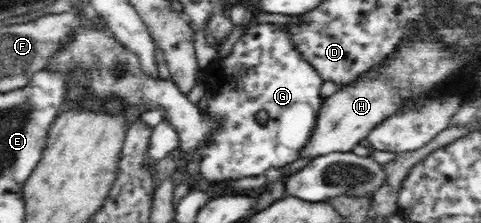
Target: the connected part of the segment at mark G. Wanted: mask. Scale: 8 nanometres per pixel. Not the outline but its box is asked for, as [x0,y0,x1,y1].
[196,23,324,185]

